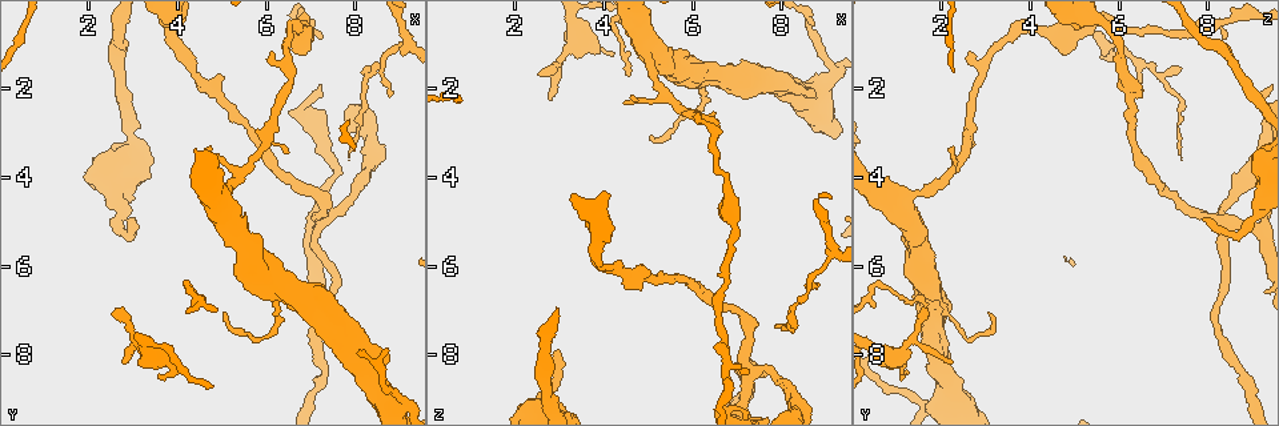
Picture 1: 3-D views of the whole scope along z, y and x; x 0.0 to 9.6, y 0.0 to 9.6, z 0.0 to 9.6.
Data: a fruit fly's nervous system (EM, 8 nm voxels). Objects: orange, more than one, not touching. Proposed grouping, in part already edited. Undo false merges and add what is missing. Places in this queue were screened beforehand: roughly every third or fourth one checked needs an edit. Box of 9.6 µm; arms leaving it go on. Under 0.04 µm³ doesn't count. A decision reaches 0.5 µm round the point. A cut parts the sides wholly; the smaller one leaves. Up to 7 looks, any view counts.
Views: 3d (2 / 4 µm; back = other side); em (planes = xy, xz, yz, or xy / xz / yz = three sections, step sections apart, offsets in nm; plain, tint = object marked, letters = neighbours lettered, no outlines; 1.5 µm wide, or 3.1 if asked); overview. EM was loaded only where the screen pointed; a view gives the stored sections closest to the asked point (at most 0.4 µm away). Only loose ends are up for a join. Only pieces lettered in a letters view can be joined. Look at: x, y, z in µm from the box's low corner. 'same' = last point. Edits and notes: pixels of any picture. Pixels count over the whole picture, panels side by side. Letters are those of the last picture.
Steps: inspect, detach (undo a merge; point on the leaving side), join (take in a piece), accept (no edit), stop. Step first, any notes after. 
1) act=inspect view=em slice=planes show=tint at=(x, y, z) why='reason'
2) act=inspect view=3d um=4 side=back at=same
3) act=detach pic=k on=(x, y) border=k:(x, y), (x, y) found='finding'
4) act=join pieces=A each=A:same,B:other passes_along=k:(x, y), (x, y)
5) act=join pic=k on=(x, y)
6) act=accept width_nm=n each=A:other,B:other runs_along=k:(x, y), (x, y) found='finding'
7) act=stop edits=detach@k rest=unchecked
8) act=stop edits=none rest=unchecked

act=inspect view=3d um=4 at=(7.35, 5.00, 8.25)

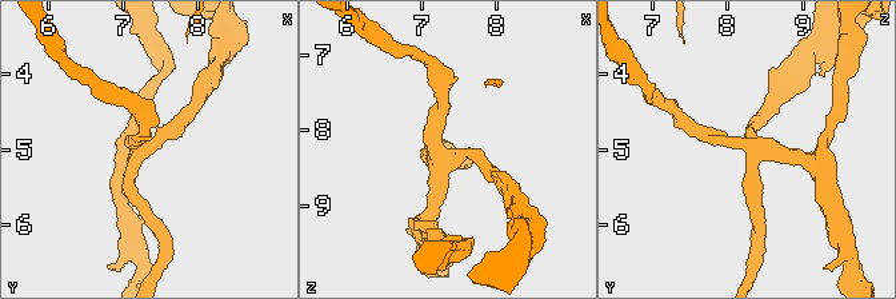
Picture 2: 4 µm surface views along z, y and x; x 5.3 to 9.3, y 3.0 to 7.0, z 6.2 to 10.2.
act=inspect view=em slice=xz step=4 show=tint at=(7.35, 4.95, 8.35) arms=4 why='shape alone is not enough'

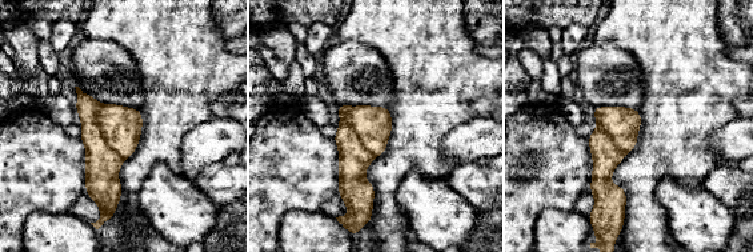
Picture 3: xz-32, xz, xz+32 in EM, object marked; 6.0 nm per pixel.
act=inspect view=em slice=xz step=4 show=letters at=same

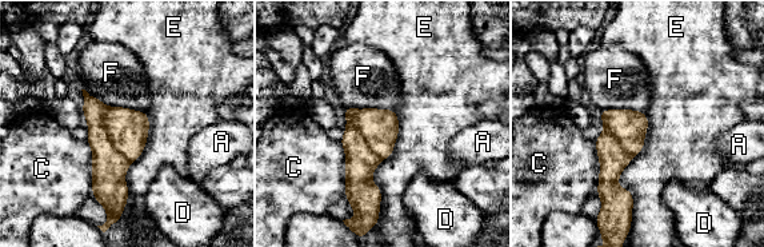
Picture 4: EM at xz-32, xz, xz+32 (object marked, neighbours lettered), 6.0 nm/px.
act=detach pic=4 on=(128, 130) each=A:other,C:other,D:other,E:other,F:other found='a second cell is stuck on'

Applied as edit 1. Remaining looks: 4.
act=inspect view=3d um=2 at=(2.95, 4.95, 7.90) why='an open end'

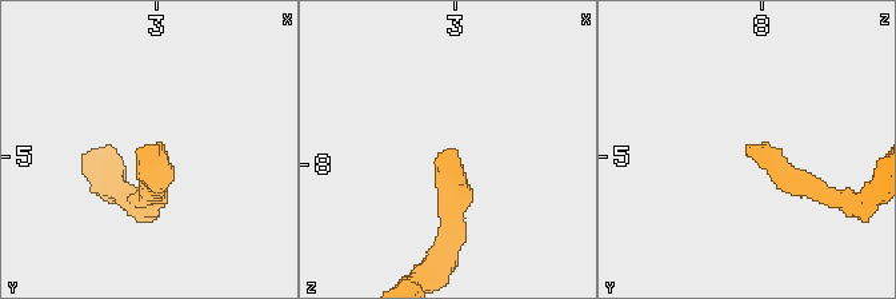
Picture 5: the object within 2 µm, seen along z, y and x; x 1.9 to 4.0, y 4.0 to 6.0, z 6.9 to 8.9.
act=inspect view=em slice=xz step=8 show=tint at=(3.00, 4.90, 7.88)

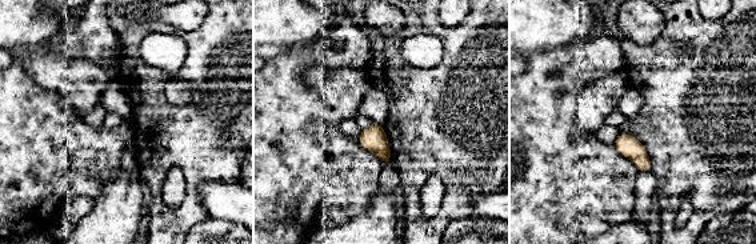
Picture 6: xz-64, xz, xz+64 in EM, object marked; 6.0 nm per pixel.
act=inspect view=em slice=planes show=letters at=same

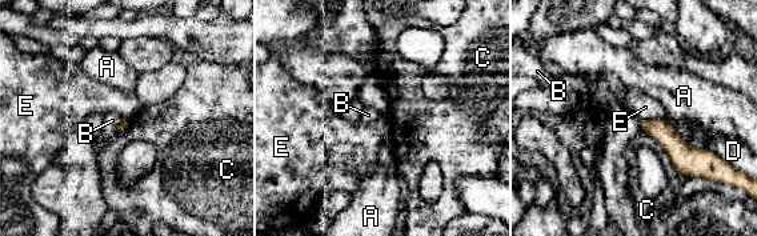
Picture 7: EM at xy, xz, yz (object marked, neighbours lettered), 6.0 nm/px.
act=accept each=A:other,B:other,C:other,D:other,E:other border=7:(640, 118), (665, 119), (707, 150) found='none of them fits'

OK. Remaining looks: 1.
act=stop edits=detach@4 rest=unchecked

